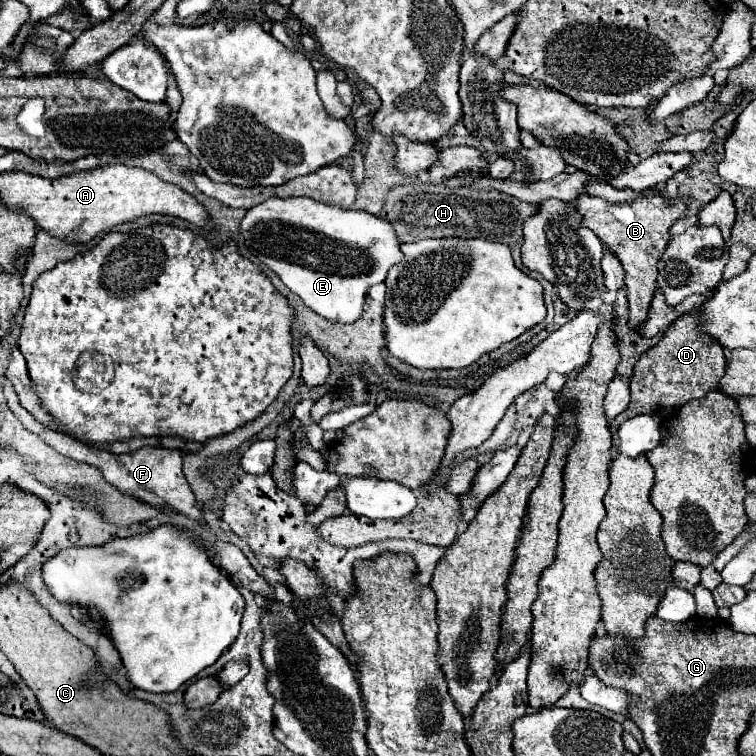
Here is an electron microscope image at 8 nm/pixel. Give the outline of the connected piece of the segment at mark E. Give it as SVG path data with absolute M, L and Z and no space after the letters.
M272 197L248 209L240 233L248 249L312 311L340 323L354 323L362 315L368 287L382 283L388 269L404 257L390 223L310 197Z

